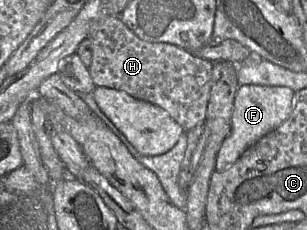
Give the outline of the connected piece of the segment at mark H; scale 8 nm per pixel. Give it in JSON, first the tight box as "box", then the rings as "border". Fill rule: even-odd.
{"box":[89,16,214,133],"border":[[[106,16],[97,20],[89,35],[93,40],[89,72],[96,86],[122,90],[134,98],[163,108],[186,133],[205,121],[214,62],[170,43],[144,41],[120,16]]]}

